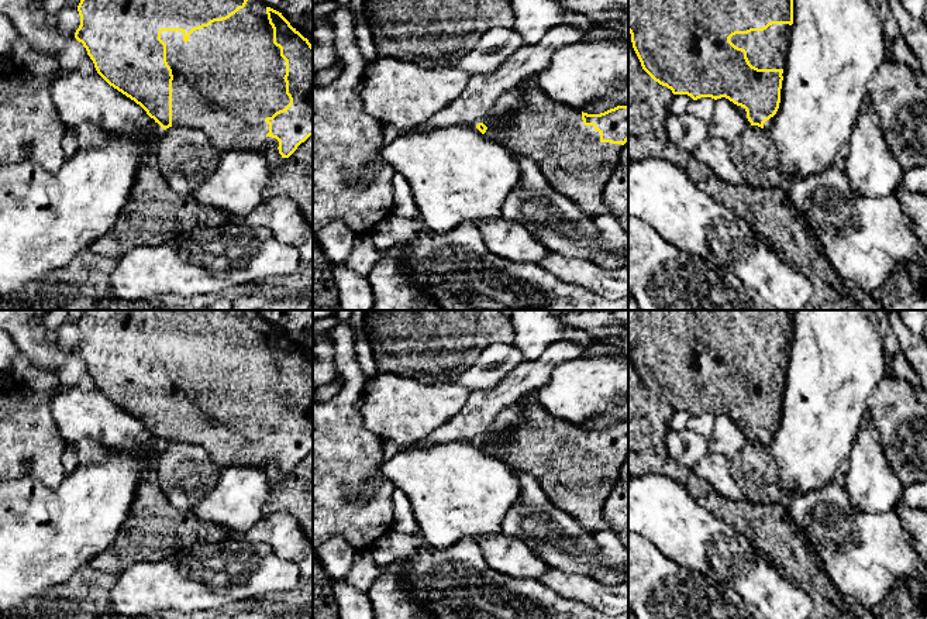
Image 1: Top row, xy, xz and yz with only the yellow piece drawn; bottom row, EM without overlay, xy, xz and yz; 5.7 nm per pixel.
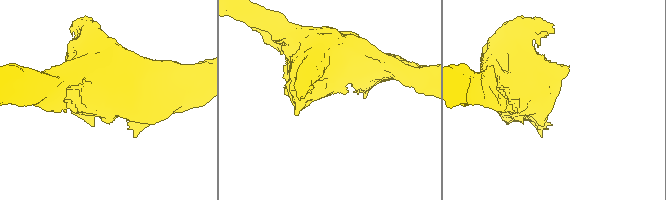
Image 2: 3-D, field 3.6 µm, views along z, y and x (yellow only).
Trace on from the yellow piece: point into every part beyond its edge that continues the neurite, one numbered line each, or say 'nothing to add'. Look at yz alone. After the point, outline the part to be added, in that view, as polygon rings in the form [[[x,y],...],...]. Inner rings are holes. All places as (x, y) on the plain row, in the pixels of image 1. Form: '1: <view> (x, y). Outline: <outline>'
1: yz (765, 365). Outline: [[[772,340],[764,347],[735,350],[730,357],[747,367],[747,374],[752,382],[783,385],[790,358],[790,341]]]

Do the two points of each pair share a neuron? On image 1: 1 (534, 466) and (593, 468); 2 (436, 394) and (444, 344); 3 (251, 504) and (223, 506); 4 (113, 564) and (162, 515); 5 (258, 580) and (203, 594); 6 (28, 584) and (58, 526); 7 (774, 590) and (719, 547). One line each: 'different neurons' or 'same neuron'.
1: same neuron
2: different neurons
3: same neuron
4: same neuron
5: same neuron
6: same neuron
7: same neuron

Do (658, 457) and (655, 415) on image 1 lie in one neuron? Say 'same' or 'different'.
same

